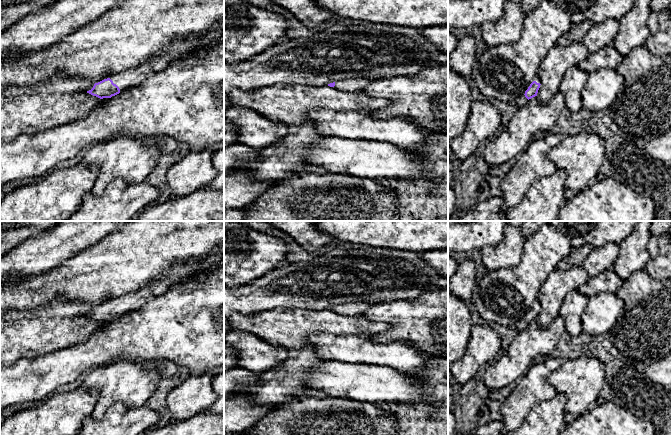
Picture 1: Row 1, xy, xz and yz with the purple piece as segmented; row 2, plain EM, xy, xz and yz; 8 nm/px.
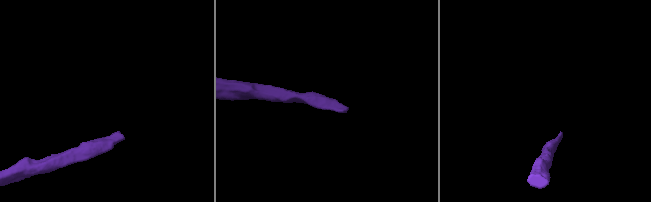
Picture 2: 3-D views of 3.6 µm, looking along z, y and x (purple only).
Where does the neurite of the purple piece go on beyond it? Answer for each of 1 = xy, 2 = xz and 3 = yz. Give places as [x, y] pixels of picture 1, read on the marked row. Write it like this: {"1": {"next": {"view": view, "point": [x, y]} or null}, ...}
{"1": {"next": {"view": "xy", "point": [124, 80]}}, "2": {"next": {"view": "xz", "point": [356, 85]}}, "3": {"next": {"view": "yz", "point": [536, 78]}}}

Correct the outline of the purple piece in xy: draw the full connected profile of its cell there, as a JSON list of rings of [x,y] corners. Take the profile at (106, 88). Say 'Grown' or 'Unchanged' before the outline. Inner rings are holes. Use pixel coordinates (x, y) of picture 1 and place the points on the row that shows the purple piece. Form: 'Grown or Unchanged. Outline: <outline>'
Grown. Outline: [[[215,25],[207,34],[171,43],[160,55],[137,67],[115,74],[95,83],[87,93],[100,99],[111,98],[120,92],[134,87],[142,78],[166,68],[171,62],[185,57],[191,51],[205,48],[224,36],[224,25]]]

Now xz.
Grown. Outline: [[[361,78],[346,79],[328,84],[330,87],[334,87],[340,91],[349,93],[362,93],[367,81]]]

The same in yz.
Grown. Outline: [[[536,75],[533,78],[532,83],[528,87],[528,89],[525,91],[525,94],[524,94],[525,97],[529,100],[529,99],[537,96],[540,85],[541,85],[540,78],[538,77],[538,75]]]

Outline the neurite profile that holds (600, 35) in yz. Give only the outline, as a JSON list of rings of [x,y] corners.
[[[609,19],[602,23],[593,23],[583,39],[589,54],[597,53],[606,46],[613,45],[620,27],[620,21],[615,19]]]

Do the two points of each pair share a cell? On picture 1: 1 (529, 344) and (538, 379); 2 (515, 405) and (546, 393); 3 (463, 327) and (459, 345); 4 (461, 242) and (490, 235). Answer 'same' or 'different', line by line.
1: different
2: same
3: same
4: same

